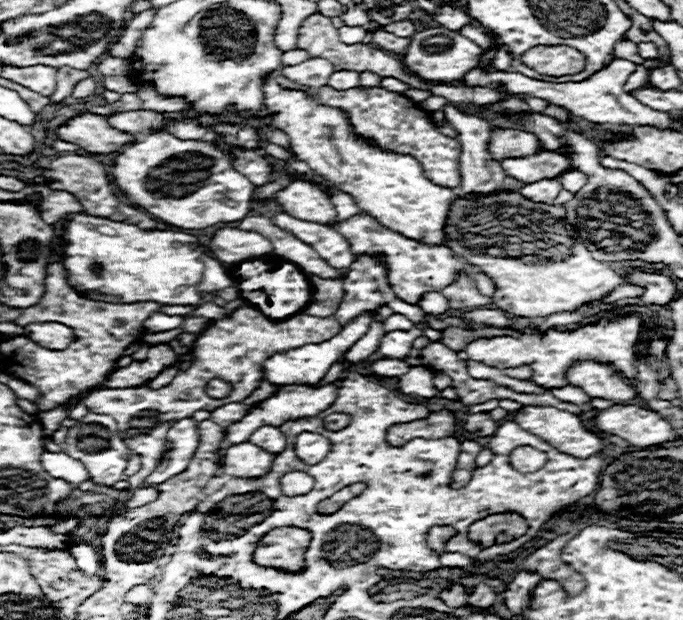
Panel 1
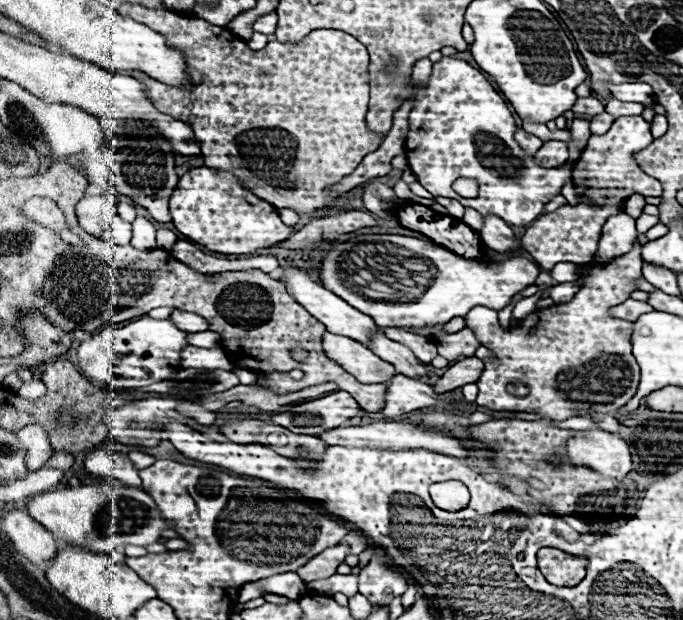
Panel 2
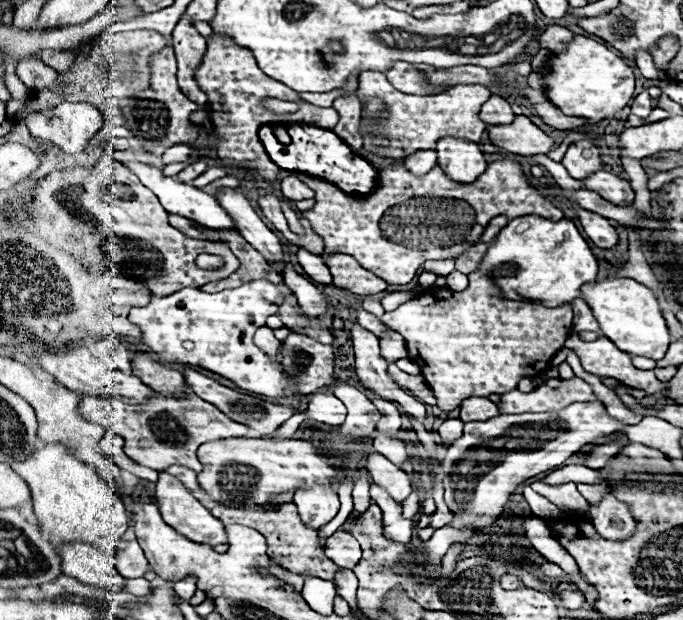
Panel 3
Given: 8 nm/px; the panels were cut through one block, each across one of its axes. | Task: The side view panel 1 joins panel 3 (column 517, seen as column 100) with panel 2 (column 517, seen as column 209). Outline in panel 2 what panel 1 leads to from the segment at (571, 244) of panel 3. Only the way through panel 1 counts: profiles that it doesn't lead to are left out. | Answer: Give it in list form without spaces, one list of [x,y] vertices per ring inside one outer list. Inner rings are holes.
[[[367,234],[361,237],[361,242],[390,242],[401,246],[418,256],[426,256],[432,260],[432,264],[438,268],[438,276],[434,278],[434,284],[426,290],[426,294],[416,300],[416,302],[404,303],[400,301],[383,301],[372,300],[366,296],[354,296],[352,290],[348,290],[341,278],[340,261],[338,255],[349,252],[358,243],[358,239],[353,238],[342,243],[329,243],[330,250],[324,256],[321,262],[321,270],[319,278],[334,294],[338,294],[342,300],[346,300],[350,306],[358,308],[360,312],[366,312],[368,316],[372,316],[376,320],[376,324],[380,328],[388,328],[388,326],[432,326],[432,324],[446,324],[456,316],[466,316],[466,312],[470,312],[470,308],[474,306],[486,306],[486,308],[494,308],[496,312],[506,308],[512,302],[512,296],[522,292],[524,288],[532,286],[540,274],[540,268],[524,258],[524,256],[514,256],[508,260],[500,260],[500,262],[482,262],[482,260],[466,260],[454,252],[450,252],[448,248],[442,248],[438,244],[426,242],[426,240],[418,240],[418,238],[410,238],[410,236],[402,236],[398,234]]]

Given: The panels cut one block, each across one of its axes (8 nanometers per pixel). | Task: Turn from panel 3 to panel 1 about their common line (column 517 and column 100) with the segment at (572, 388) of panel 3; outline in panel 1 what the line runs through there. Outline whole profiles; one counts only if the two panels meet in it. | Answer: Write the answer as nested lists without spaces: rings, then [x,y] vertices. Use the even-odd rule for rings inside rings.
[[[252,306],[238,308],[232,312],[232,316],[224,320],[212,322],[206,332],[202,332],[192,348],[192,368],[188,372],[180,372],[174,376],[174,380],[160,388],[150,390],[146,386],[140,388],[106,388],[96,390],[86,398],[86,406],[90,412],[96,414],[110,414],[117,422],[118,430],[124,431],[130,428],[129,422],[136,416],[154,418],[160,424],[172,426],[176,420],[182,420],[184,416],[192,416],[198,410],[216,410],[218,406],[224,406],[228,402],[242,402],[246,400],[264,380],[262,364],[268,360],[268,356],[288,352],[294,348],[300,348],[304,344],[318,344],[324,342],[340,332],[342,324],[336,318],[316,318],[308,314],[294,314],[288,320],[272,322],[268,320],[260,310]],[[212,378],[220,378],[228,384],[232,384],[232,392],[226,398],[210,398],[204,388]]]

